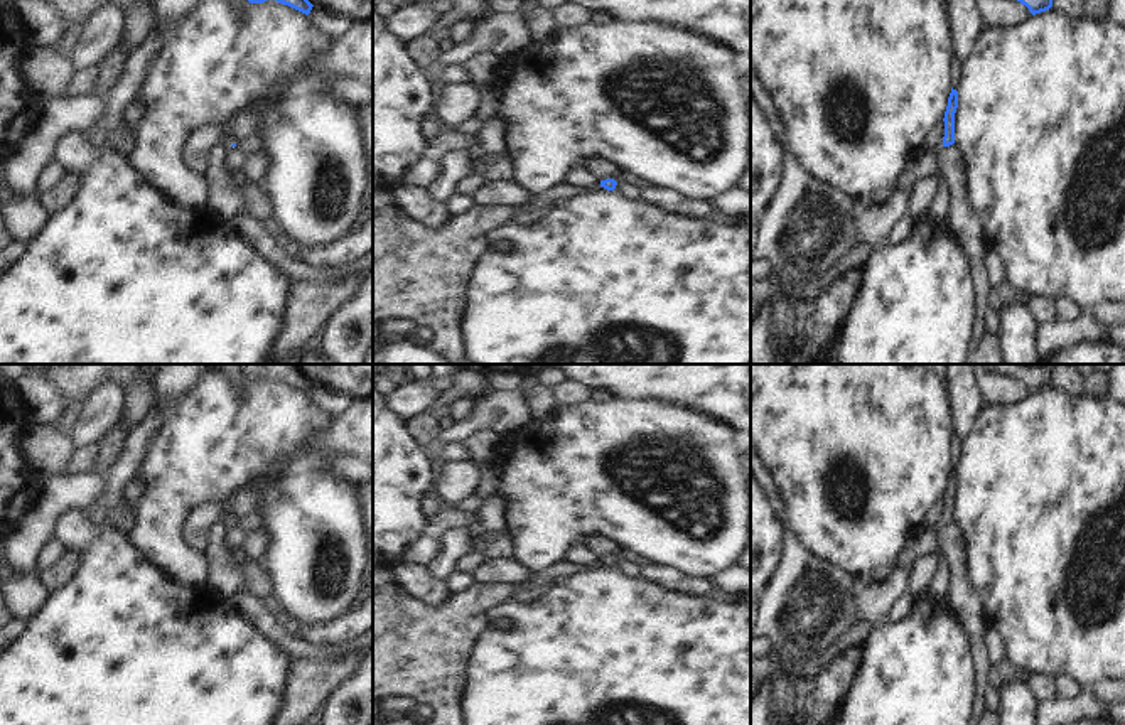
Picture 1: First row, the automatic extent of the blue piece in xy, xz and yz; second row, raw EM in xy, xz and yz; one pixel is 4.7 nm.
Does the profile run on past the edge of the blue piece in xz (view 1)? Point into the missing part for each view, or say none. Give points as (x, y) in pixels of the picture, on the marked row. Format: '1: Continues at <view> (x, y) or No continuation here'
1: No continuation here.

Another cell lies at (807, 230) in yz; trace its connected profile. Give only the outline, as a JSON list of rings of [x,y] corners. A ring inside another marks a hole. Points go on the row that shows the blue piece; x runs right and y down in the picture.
[[[786,150],[783,182],[759,223],[759,241],[752,256],[769,260],[776,266],[772,277],[784,283],[826,282],[855,244],[857,231],[852,219],[859,207],[859,201],[821,184],[803,169],[791,150]]]

